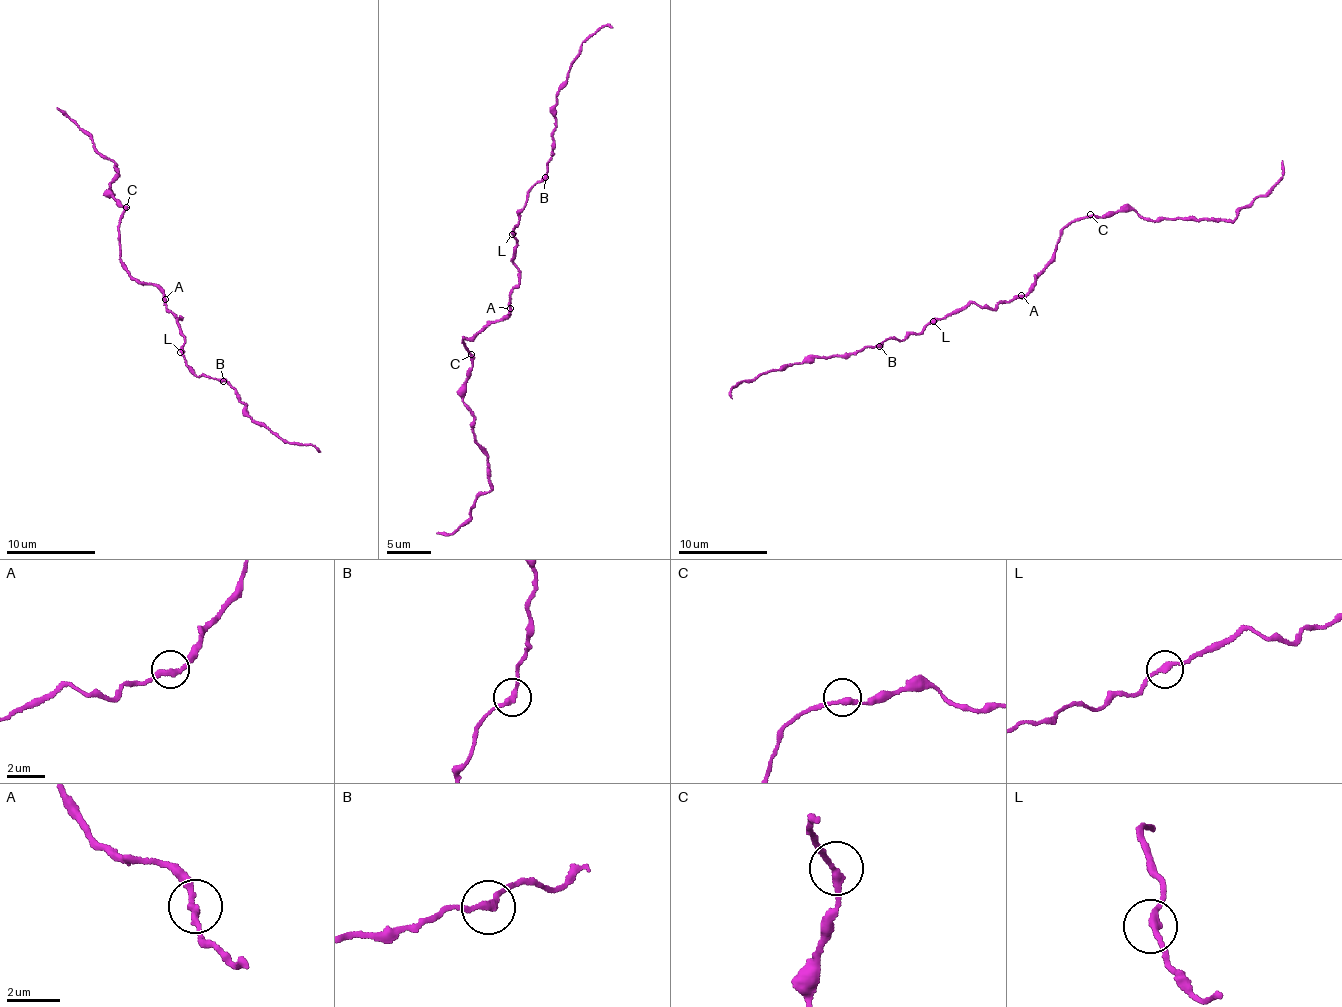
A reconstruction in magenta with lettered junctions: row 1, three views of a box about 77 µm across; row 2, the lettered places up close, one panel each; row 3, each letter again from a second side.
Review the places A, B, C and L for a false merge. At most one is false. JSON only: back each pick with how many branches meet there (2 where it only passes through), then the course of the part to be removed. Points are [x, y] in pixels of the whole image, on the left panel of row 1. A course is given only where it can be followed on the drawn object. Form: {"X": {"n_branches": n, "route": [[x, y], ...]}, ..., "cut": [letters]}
{"cut": []}

